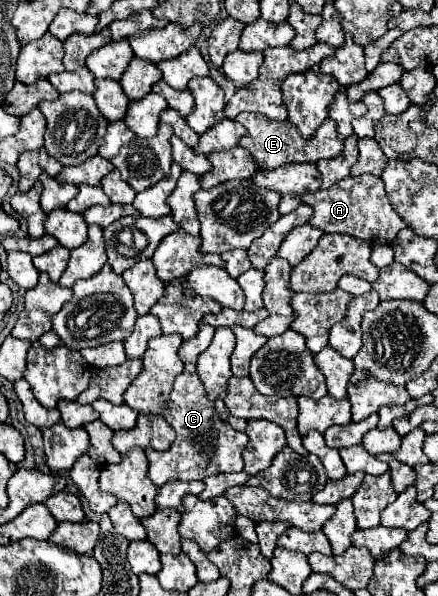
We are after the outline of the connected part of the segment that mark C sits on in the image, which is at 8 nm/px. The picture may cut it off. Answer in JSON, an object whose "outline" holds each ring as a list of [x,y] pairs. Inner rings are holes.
{"outline":[[[183,371],[181,375],[177,375],[161,417],[173,427],[177,437],[167,451],[159,453],[155,449],[147,449],[149,479],[157,487],[165,485],[169,479],[203,481],[207,475],[243,471],[241,453],[247,447],[247,435],[235,431],[227,421],[219,419],[215,405],[207,399],[203,383],[195,373]]]}

